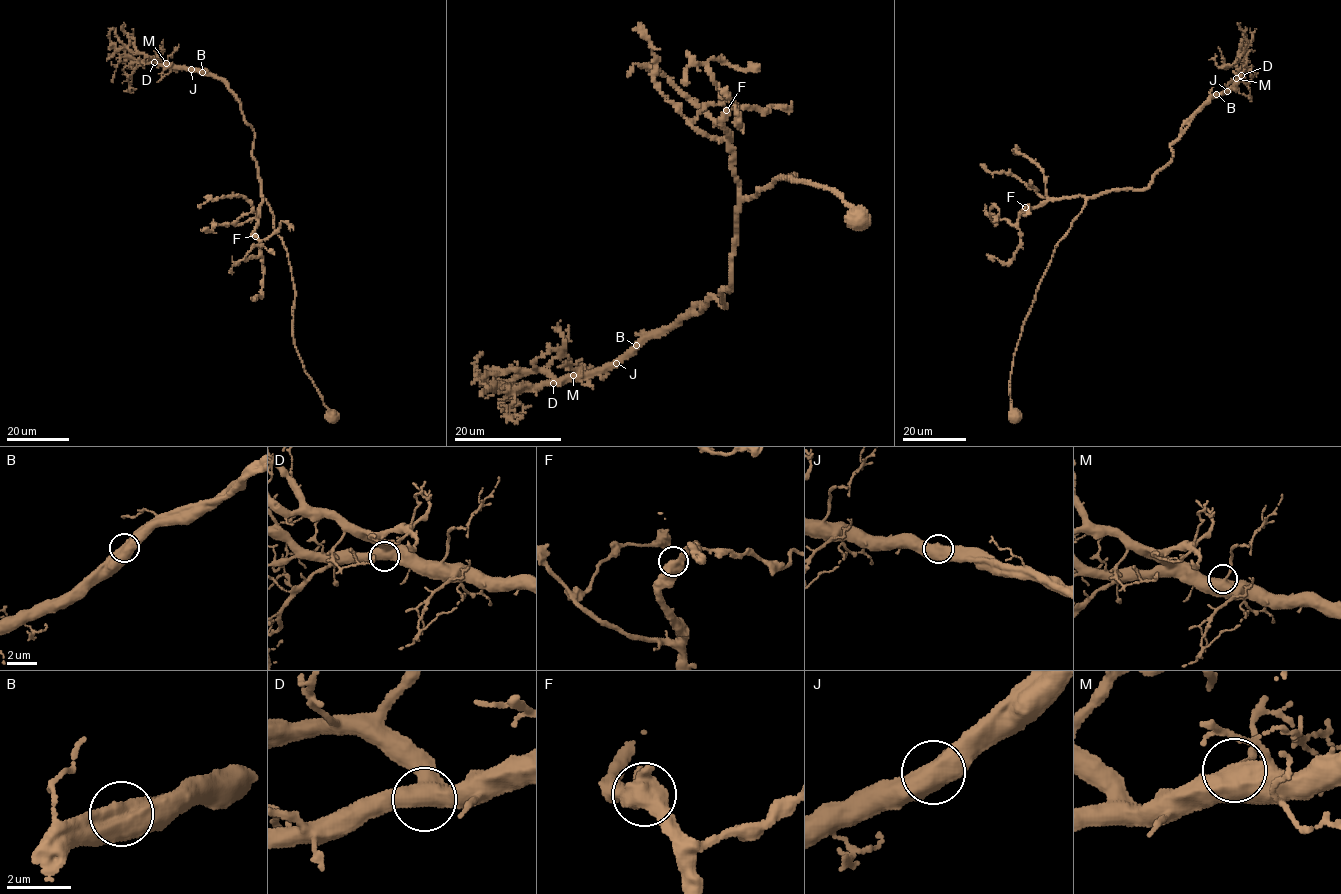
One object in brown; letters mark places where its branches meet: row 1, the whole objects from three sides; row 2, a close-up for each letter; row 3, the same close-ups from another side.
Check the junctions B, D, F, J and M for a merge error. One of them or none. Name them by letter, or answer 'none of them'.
none of them

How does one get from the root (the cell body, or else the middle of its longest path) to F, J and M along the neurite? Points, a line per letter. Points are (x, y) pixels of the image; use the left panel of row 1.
F: (331, 415), (294, 344), (291, 267), (264, 199), (255, 236)
J: (331, 415), (294, 344), (291, 267), (261, 193), (252, 155), (253, 129), (223, 81), (191, 69)
M: (331, 415), (294, 344), (291, 267), (261, 193), (252, 155), (253, 129), (223, 81), (166, 63)

